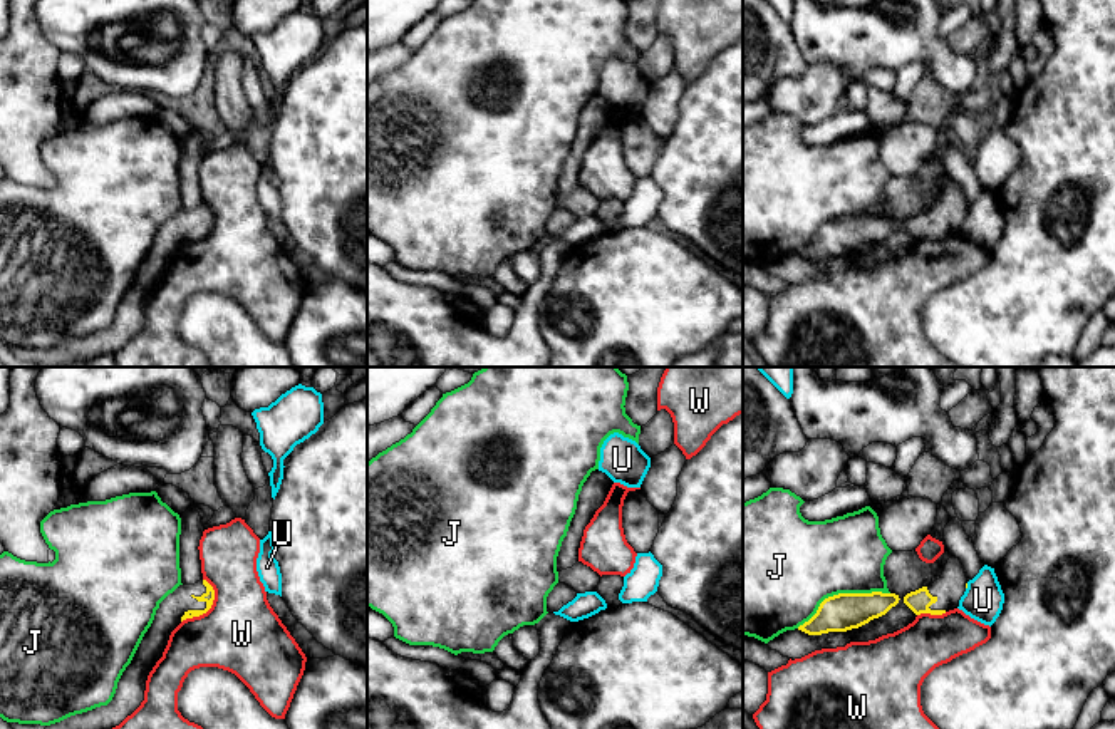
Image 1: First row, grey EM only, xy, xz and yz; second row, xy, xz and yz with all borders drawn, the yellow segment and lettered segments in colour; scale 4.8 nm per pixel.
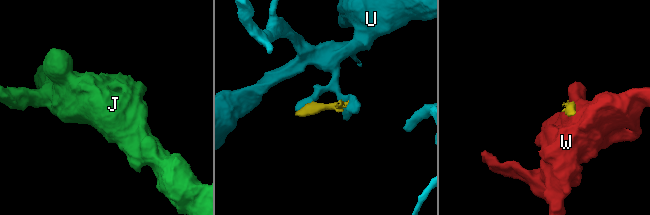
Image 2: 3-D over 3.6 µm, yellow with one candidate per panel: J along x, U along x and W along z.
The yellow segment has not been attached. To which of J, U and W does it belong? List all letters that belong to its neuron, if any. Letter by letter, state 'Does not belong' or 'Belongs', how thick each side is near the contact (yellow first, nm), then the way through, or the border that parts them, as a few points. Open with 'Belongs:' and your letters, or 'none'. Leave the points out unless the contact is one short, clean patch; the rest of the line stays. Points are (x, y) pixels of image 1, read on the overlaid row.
Belongs: none
J: Does not belong. Thickness 180 nm (yellow) against 420 nm
U: Does not belong. Thickness 20 nm (yellow) against 190 nm
W: Does not belong. Thickness 60 nm (yellow) against 380 nm

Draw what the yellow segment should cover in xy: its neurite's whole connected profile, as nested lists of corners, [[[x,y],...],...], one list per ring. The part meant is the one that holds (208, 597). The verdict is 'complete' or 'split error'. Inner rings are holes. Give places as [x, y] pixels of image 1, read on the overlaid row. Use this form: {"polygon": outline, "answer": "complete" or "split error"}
{"polygon": [[[206,580],[179,585],[156,610],[131,664],[122,672],[116,694],[107,706],[70,716],[45,729],[112,729],[131,716],[144,701],[146,680],[163,657],[171,632],[186,618],[206,613],[215,600],[215,590]]], "answer": "split error"}

